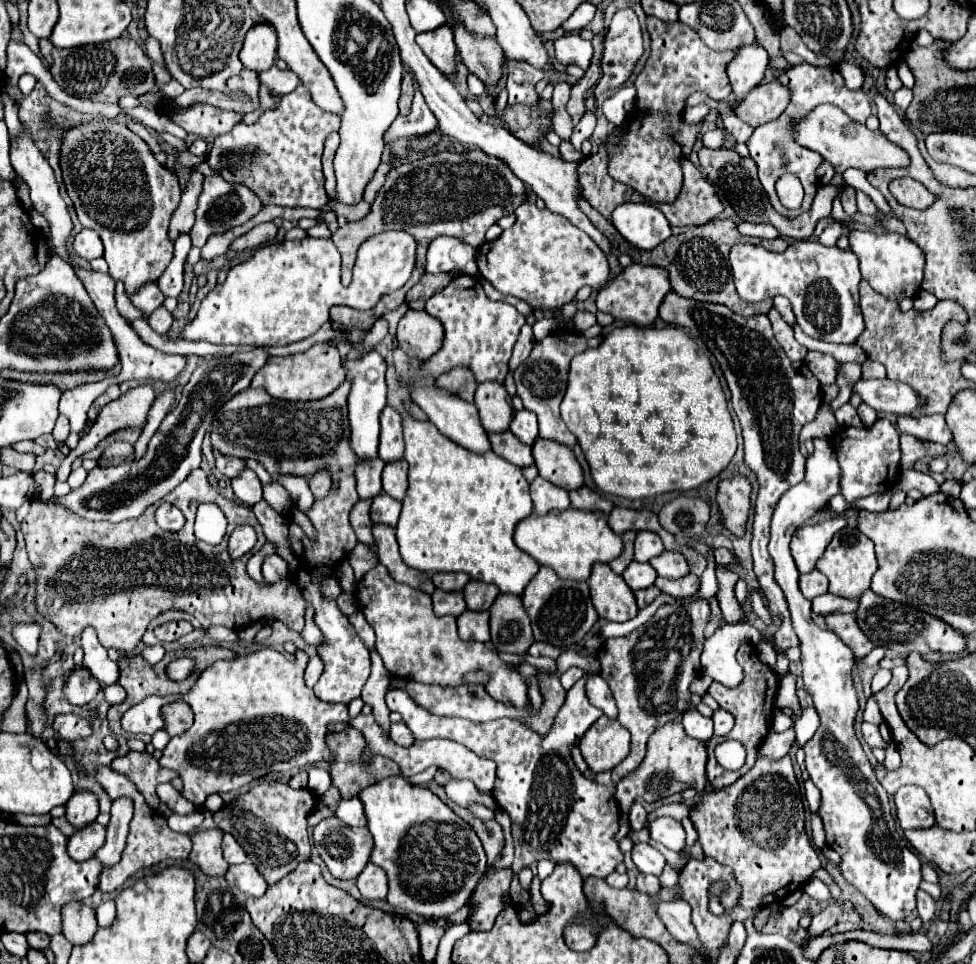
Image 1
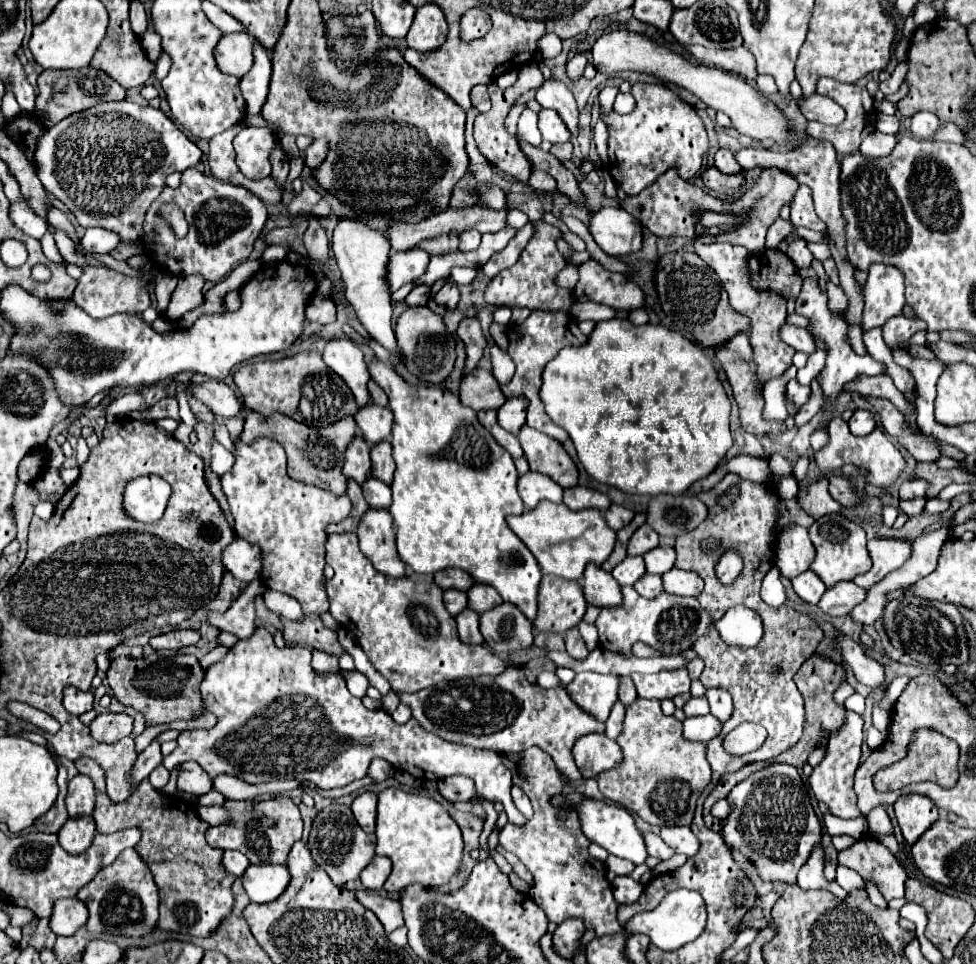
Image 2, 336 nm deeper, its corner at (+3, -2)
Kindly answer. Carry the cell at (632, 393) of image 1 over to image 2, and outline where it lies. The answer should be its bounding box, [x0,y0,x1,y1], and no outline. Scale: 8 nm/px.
[540,319,732,495]

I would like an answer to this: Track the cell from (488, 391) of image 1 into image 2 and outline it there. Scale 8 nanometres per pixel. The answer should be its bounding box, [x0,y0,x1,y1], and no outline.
[460,367,506,411]

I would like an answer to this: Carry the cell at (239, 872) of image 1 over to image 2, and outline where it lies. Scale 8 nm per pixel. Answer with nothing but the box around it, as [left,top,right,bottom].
[242,865,290,903]

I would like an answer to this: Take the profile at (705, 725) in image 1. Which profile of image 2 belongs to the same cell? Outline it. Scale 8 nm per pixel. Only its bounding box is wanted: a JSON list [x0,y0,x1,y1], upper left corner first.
[684,715,722,743]

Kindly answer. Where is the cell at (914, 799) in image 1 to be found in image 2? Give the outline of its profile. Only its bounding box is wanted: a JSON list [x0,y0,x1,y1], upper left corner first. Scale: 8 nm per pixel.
[894,795,938,845]

